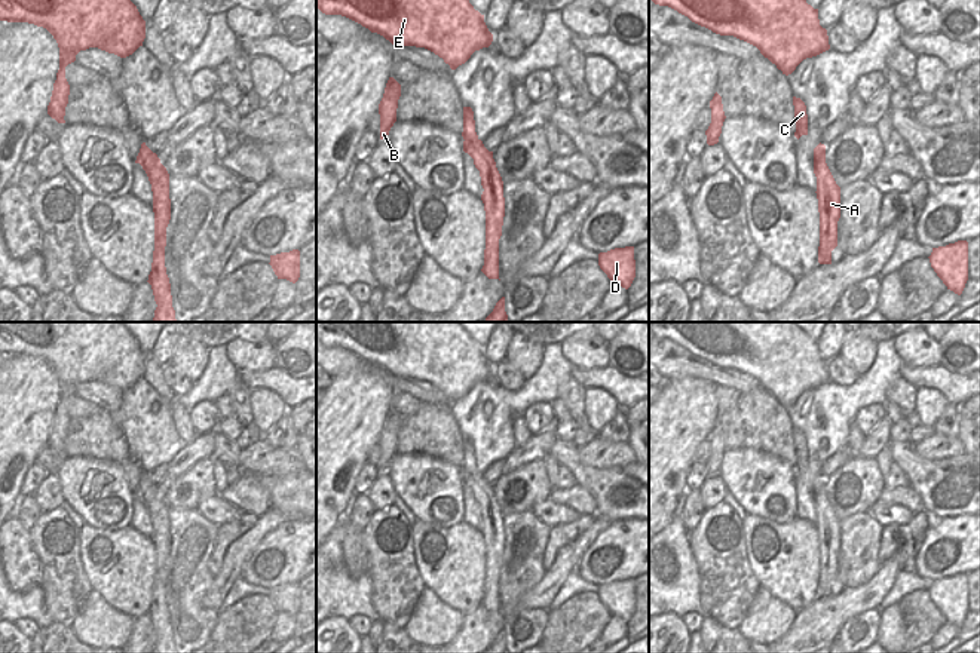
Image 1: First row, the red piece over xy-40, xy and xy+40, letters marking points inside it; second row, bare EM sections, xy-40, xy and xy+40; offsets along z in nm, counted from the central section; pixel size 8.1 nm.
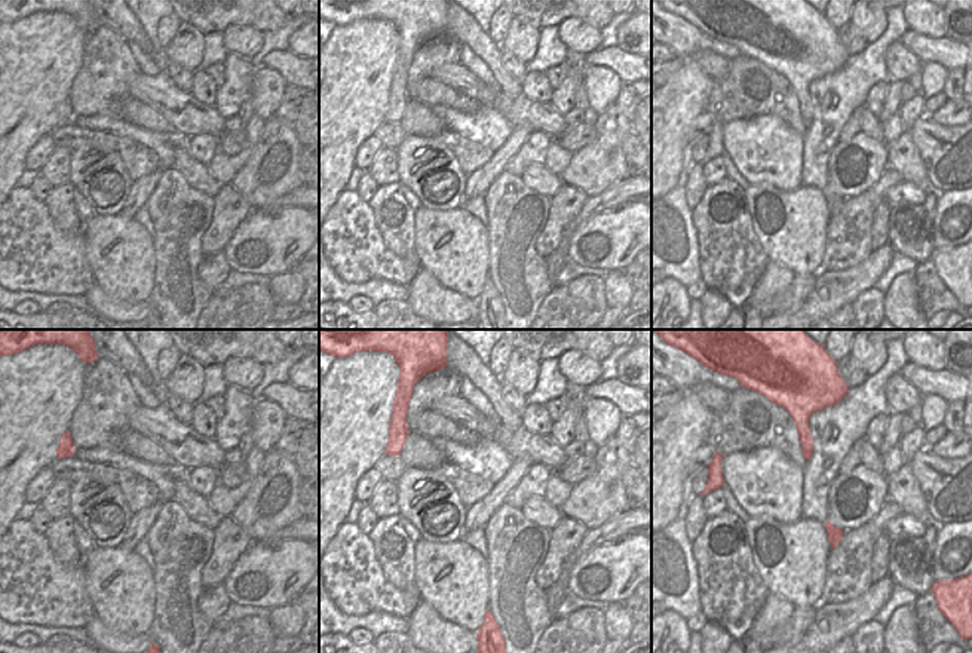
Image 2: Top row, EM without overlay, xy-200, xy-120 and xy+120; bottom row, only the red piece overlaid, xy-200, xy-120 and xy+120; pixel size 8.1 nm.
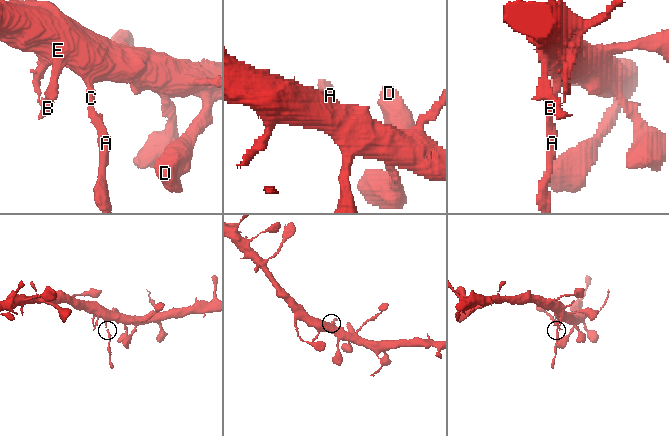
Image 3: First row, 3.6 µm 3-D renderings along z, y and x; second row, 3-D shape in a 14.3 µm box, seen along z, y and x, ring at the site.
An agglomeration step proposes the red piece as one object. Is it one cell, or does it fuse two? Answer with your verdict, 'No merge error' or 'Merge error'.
Merge error.

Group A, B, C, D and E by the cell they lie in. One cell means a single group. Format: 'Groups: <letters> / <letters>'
Groups: A / B C D E.

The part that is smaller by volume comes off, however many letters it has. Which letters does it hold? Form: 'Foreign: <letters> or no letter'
Foreign: A

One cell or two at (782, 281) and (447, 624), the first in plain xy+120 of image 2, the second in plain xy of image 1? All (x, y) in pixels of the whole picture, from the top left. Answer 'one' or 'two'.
one

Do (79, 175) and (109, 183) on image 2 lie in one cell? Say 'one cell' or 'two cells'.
one cell

